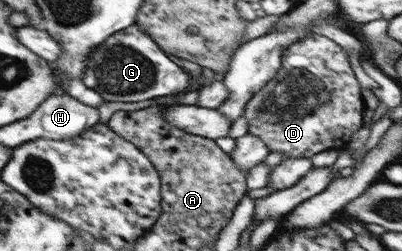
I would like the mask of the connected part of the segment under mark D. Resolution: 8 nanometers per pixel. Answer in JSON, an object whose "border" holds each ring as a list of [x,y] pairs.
{"border":[[[318,33],[308,34],[283,51],[282,65],[278,73],[252,96],[245,107],[243,116],[248,122],[248,135],[262,139],[271,152],[282,153],[283,159],[311,158],[316,153],[327,149],[347,148],[352,135],[364,126],[366,109],[360,84],[354,76],[344,48]]]}

